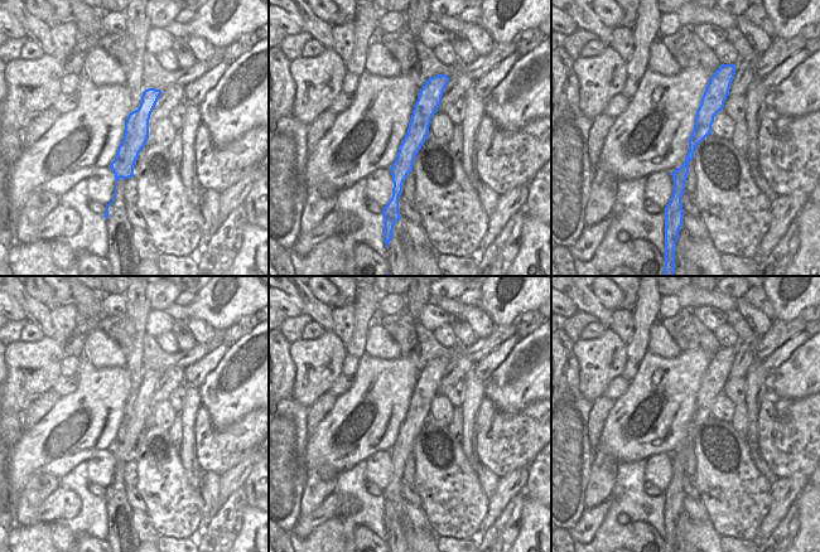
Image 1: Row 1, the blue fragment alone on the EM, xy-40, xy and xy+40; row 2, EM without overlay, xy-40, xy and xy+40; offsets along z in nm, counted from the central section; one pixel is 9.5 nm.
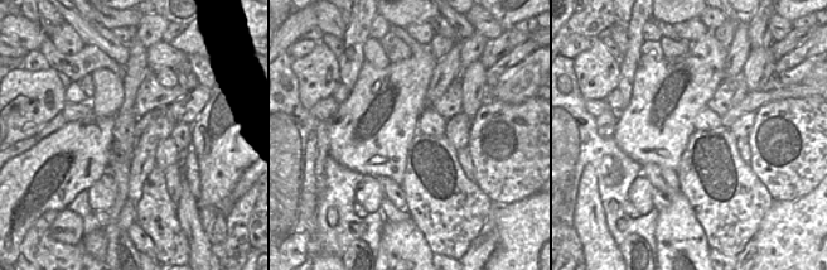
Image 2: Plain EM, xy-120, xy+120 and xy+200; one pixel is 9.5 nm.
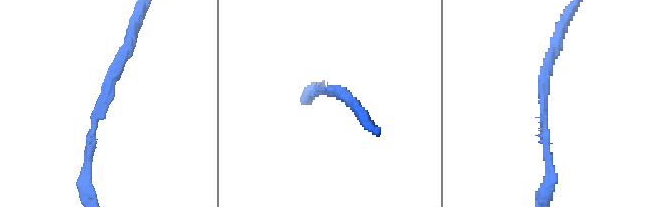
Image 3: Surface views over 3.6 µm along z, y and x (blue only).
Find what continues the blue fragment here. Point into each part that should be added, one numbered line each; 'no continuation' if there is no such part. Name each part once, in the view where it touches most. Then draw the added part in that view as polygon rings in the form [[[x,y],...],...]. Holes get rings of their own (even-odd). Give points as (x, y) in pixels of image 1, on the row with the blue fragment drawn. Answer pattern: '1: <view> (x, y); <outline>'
no continuation

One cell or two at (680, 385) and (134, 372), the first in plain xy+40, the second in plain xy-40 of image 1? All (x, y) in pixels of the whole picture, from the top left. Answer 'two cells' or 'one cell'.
two cells

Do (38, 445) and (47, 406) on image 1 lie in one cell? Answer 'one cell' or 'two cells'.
two cells

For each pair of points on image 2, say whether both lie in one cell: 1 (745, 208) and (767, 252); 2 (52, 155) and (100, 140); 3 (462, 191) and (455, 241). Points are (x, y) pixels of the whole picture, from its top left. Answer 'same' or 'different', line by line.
1: different
2: same
3: same

